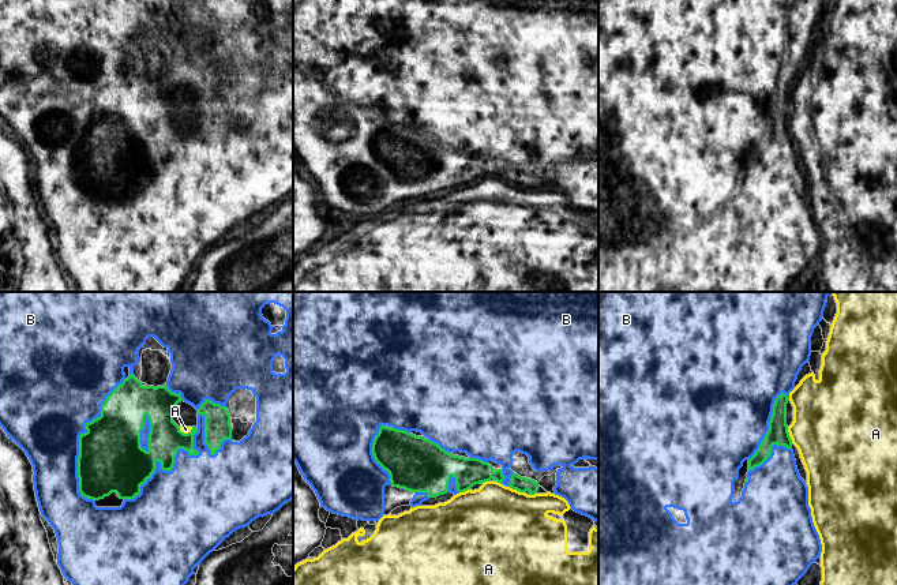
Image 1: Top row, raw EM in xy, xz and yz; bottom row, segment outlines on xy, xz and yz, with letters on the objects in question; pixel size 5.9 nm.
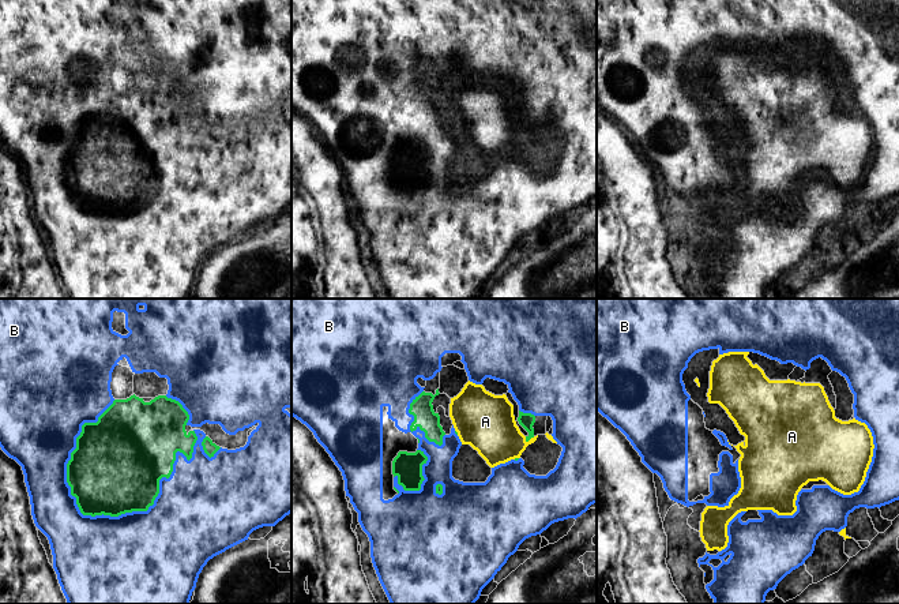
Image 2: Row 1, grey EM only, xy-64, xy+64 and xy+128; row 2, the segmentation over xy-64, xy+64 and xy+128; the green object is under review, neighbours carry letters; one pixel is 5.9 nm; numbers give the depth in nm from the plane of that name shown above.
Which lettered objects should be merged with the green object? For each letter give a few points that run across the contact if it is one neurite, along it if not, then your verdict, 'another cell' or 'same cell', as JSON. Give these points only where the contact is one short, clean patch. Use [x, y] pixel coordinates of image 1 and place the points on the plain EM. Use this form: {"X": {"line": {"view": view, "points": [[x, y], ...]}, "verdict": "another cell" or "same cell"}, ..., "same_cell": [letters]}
{"A": {"verdict": "another cell"}, "B": {"verdict": "same cell"}, "same_cell": ["B"]}

